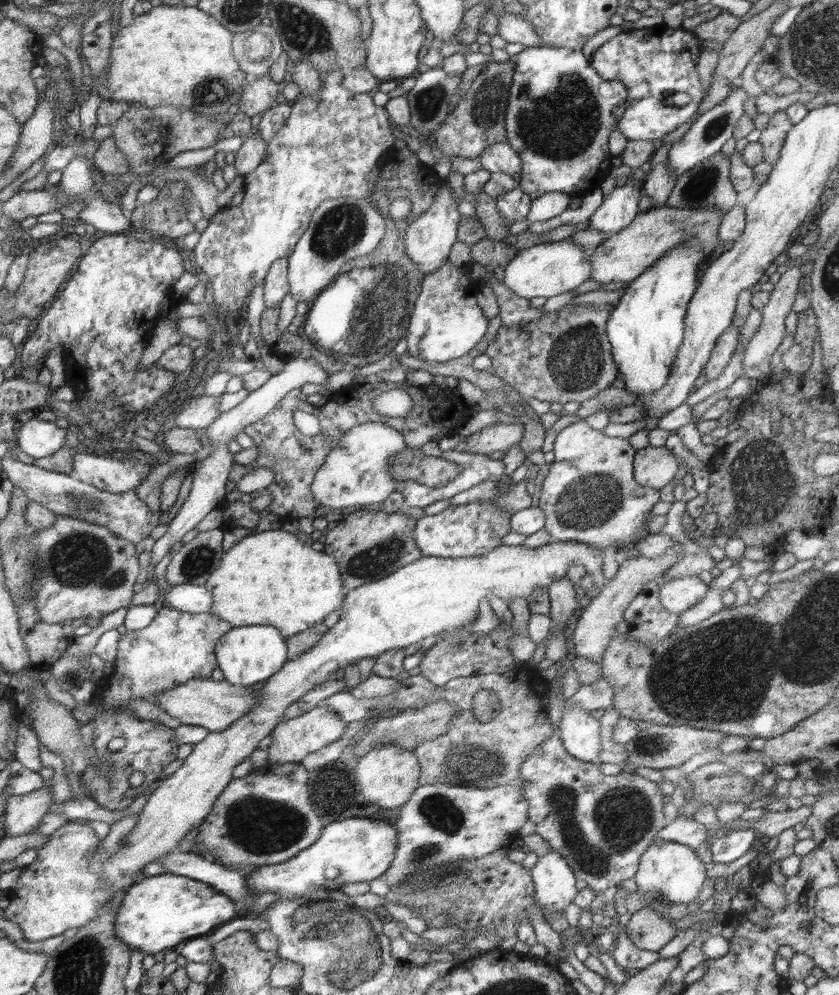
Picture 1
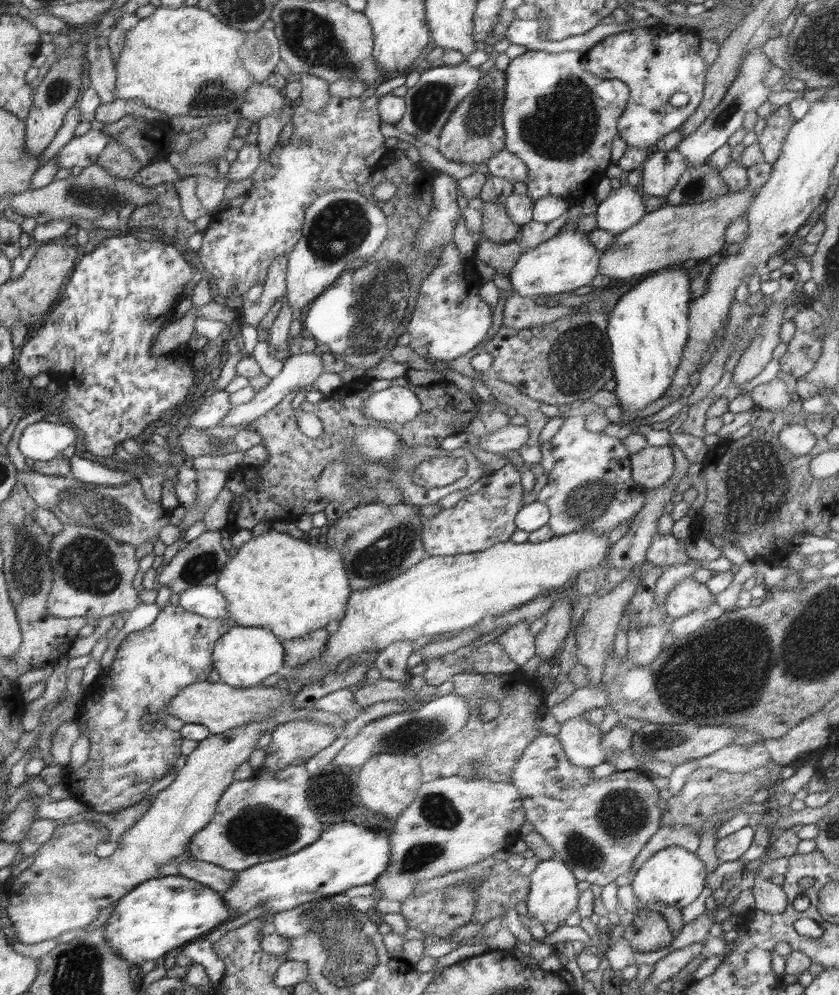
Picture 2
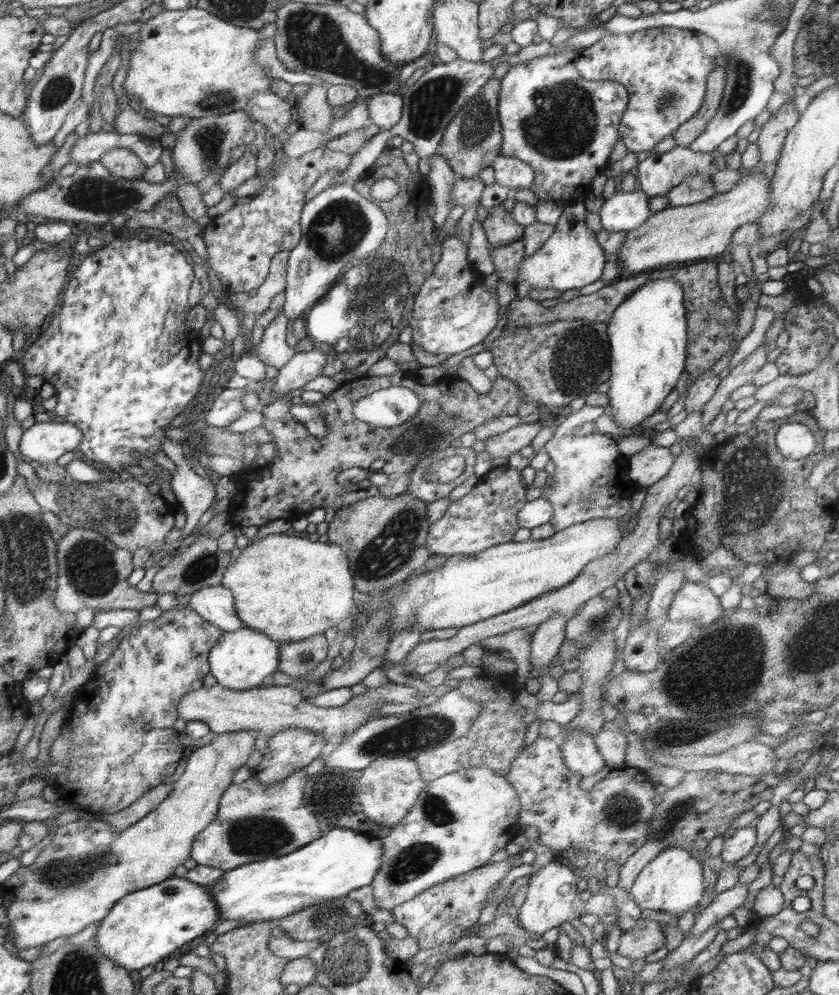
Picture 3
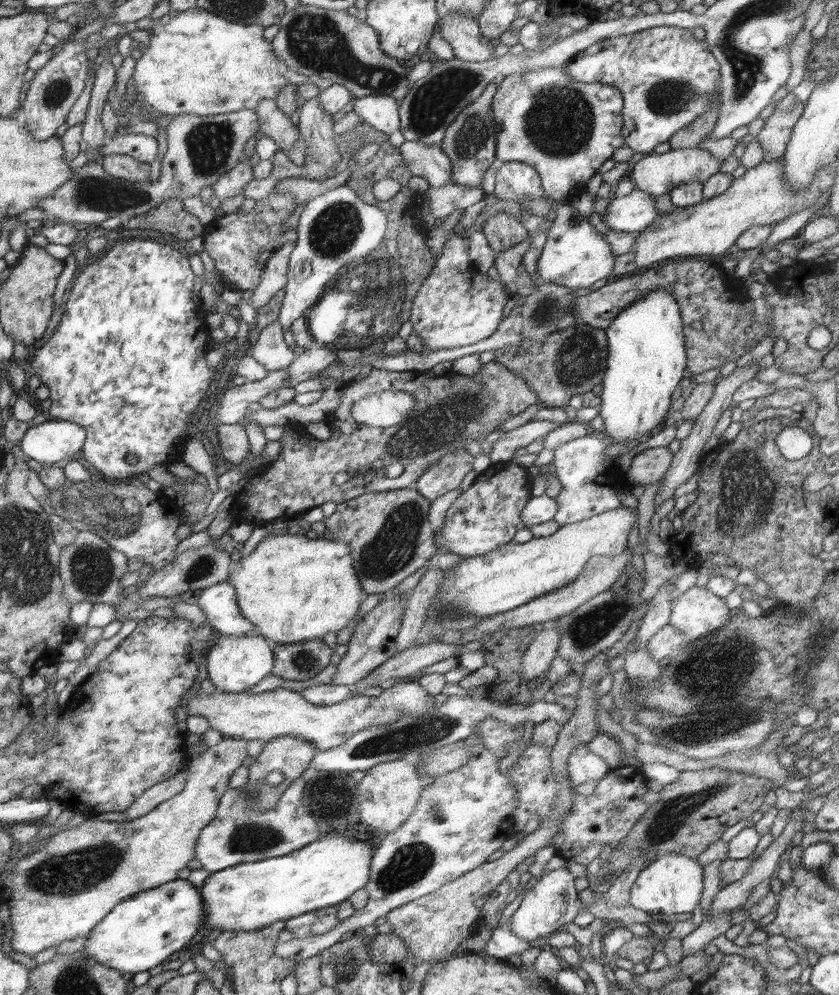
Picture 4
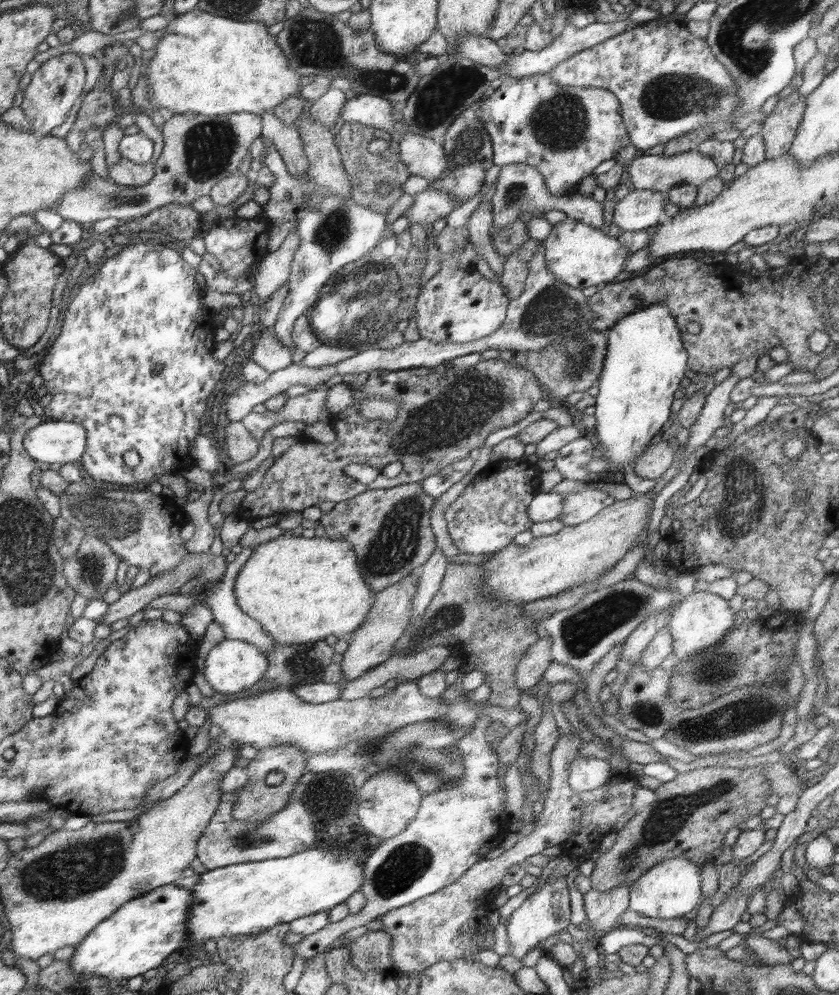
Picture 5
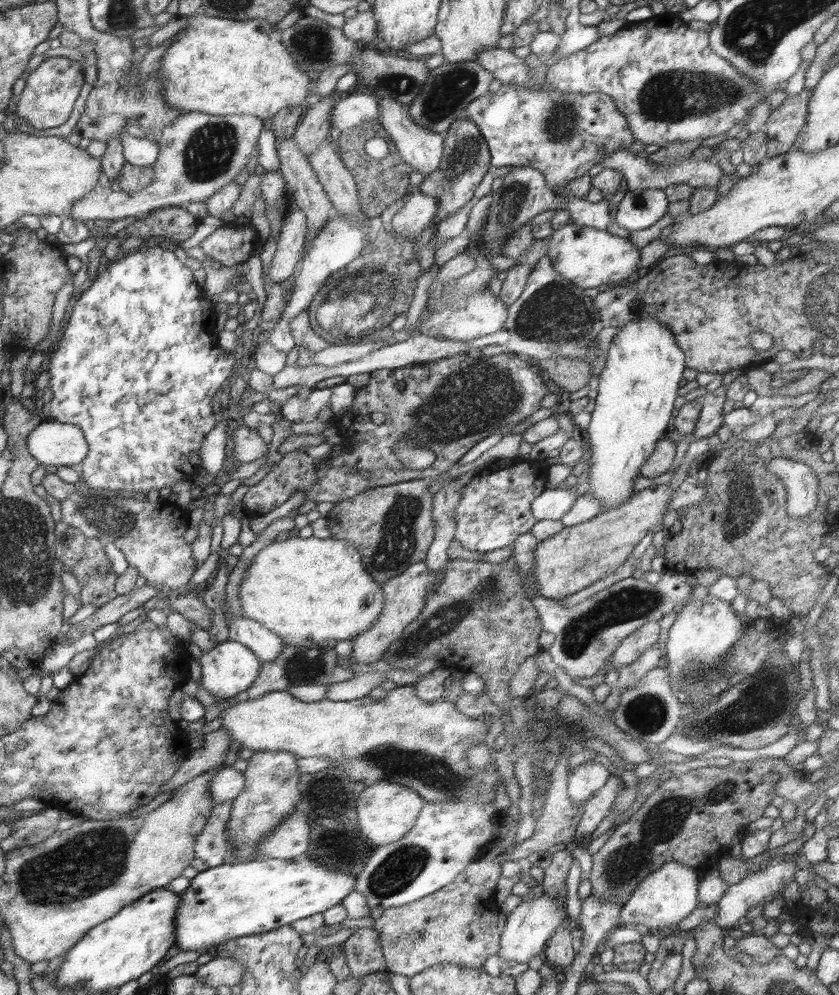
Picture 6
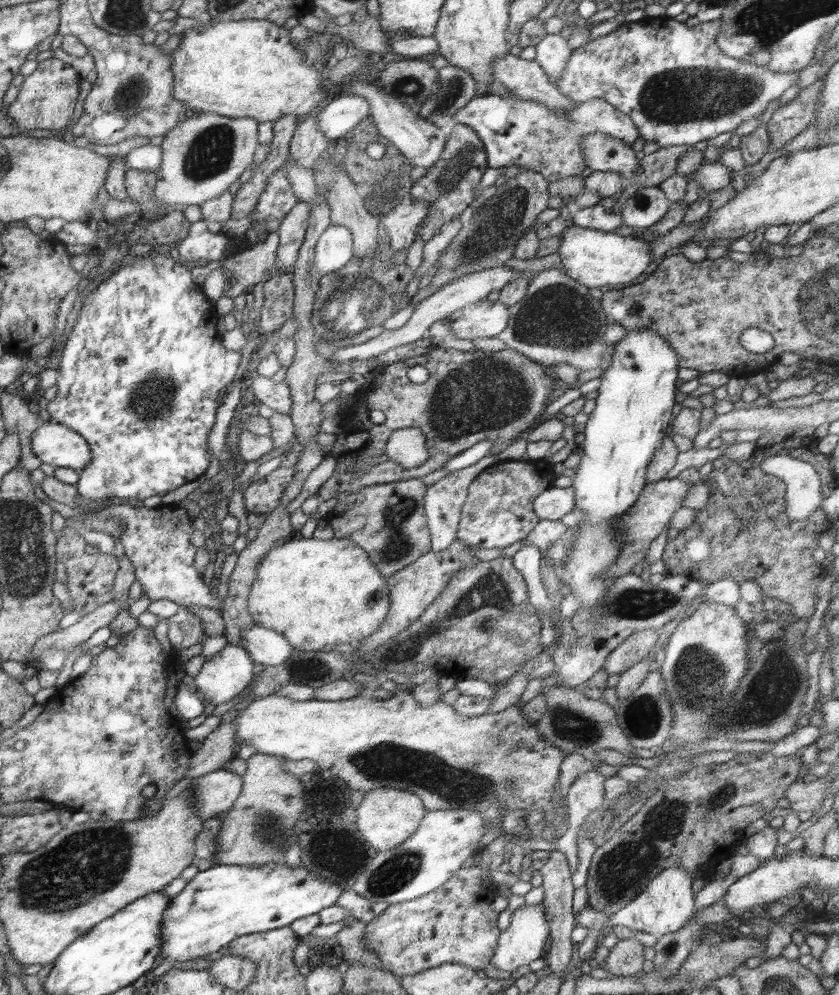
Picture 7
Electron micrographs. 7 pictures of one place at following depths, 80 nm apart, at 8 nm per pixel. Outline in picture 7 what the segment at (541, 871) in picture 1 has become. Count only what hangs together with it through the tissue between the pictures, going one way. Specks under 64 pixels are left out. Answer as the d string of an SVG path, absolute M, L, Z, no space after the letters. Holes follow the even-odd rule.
M541 904L534 906L522 905L512 914L510 927L502 931L498 946L491 960L492 965L499 971L512 973L521 966L529 966L534 960L543 958L548 947L549 926Z

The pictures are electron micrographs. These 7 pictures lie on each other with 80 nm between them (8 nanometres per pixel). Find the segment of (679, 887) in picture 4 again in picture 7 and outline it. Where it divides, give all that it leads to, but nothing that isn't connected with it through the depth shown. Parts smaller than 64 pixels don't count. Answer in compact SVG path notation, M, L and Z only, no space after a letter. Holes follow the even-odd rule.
M671 866L648 880L646 888L632 902L622 907L610 918L615 925L622 925L630 930L636 930L661 937L664 934L675 933L686 926L695 914L694 893L692 893L692 878L694 874L686 872L677 866Z

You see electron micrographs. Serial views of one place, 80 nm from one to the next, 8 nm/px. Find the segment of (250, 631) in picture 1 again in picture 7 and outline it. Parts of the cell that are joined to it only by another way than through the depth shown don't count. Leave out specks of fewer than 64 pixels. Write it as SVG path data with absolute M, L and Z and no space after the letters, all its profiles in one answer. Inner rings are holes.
M228 643L222 651L206 657L194 686L215 706L237 698L254 676L254 660L244 647Z

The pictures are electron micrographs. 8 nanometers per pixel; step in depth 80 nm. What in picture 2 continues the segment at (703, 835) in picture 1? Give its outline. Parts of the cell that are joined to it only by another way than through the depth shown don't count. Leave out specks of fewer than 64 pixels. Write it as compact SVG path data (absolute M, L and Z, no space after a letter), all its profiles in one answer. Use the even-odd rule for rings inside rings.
M679 824L661 826L646 843L646 846L644 846L644 848L635 856L631 866L631 872L636 874L638 869L646 860L648 860L648 858L663 848L681 846L682 848L695 853L699 849L700 843L700 834L696 834L693 830L687 828L687 826L680 826Z

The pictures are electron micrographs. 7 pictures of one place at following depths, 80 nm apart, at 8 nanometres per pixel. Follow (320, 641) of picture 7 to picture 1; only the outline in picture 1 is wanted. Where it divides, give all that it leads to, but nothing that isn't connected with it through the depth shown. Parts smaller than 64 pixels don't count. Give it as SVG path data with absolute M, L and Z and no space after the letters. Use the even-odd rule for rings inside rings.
M284 529L246 535L238 544L234 544L230 550L224 552L220 565L210 574L205 585L214 595L211 615L218 616L233 628L274 626L284 637L304 633L312 626L323 624L326 616L332 612L341 611L347 591L334 556L314 550L308 539L286 532Z

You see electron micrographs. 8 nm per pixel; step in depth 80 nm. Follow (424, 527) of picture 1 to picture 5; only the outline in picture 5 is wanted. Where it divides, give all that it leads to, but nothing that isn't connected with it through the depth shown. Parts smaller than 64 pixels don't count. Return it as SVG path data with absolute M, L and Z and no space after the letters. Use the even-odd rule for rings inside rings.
M512 461L510 468L504 470L495 463L481 471L444 512L450 538L458 552L474 555L498 553L513 543L516 535L530 531L534 523L526 509L538 493L541 473L538 466L518 461Z

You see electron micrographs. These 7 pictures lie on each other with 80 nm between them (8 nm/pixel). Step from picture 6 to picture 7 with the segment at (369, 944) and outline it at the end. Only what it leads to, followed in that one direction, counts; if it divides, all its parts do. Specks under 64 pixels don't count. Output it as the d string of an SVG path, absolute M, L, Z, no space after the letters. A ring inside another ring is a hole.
M348 914L344 919L348 925L335 934L336 940L343 950L341 958L350 964L380 968L382 966L380 959L371 950L367 950L365 942L363 942L367 923L358 920L356 917L352 918Z

